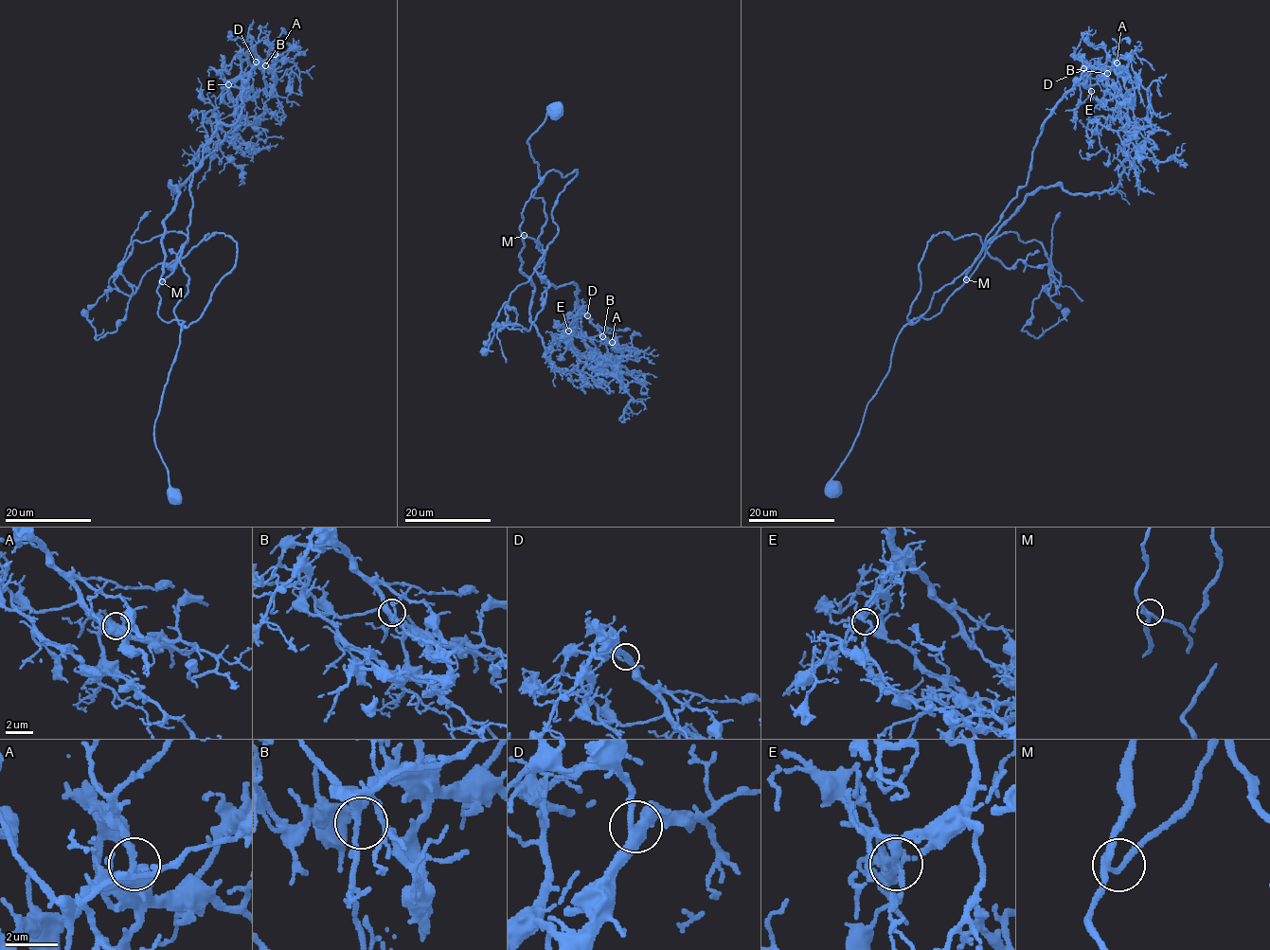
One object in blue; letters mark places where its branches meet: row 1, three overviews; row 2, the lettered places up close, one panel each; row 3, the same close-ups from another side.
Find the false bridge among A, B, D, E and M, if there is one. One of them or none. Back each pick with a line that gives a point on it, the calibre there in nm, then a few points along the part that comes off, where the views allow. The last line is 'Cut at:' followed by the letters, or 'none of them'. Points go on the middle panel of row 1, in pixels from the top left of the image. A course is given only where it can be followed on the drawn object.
E: at (568, 331); 260 nm thick; foreign part runs (568, 331), (578, 289), (543, 283), (533, 193), (576, 170), (519, 326)
Cut at: E

